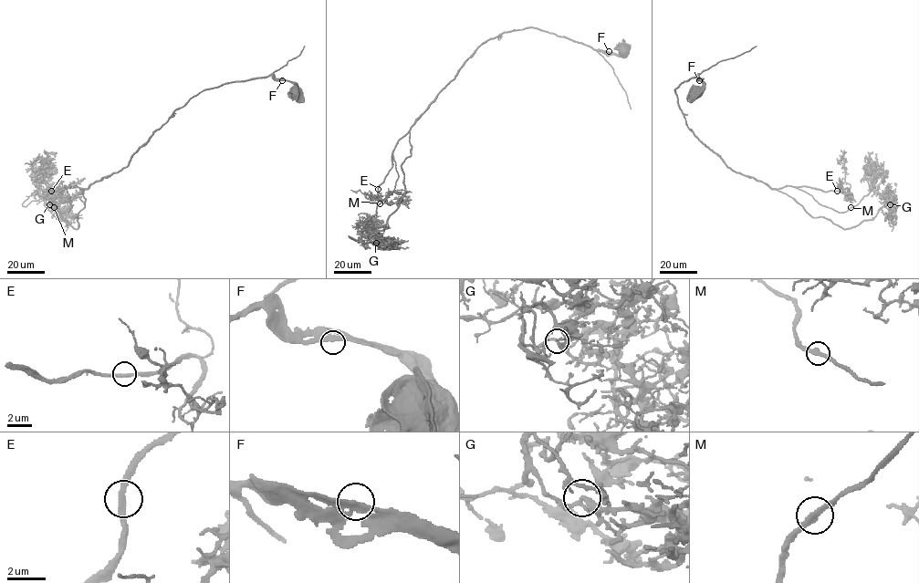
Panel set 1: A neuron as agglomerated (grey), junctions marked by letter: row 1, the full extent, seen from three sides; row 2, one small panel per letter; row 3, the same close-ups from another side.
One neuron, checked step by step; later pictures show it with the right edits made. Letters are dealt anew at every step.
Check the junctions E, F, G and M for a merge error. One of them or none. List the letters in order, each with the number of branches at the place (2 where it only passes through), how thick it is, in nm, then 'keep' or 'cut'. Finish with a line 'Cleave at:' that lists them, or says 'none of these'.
E: 2 branches meet; 280 nm thick; keep
F: 2 branches meet; 280 nm thick; keep
G: 2 branches meet; 280 nm thick; keep
M: 2 branches meet; 300 nm thick; keep
Cleave at: none of these

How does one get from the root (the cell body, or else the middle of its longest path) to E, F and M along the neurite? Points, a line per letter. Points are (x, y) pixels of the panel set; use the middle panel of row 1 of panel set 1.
E: (623, 51), (620, 55), (594, 50), (532, 27), (487, 39), (398, 140), (392, 168), (378, 189)
F: (623, 51), (621, 55), (609, 51)
M: (623, 51), (620, 55), (594, 50), (532, 27), (487, 39), (398, 140), (392, 152), (398, 177), (380, 203)

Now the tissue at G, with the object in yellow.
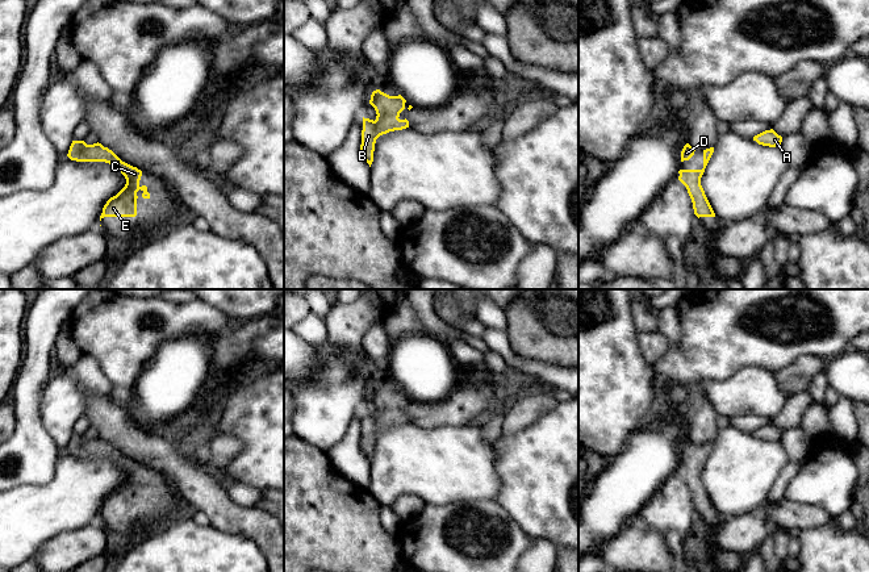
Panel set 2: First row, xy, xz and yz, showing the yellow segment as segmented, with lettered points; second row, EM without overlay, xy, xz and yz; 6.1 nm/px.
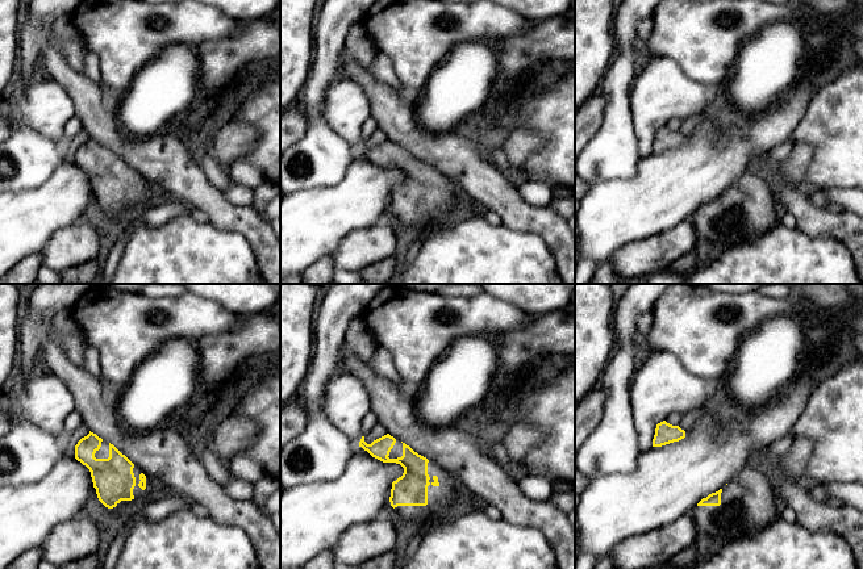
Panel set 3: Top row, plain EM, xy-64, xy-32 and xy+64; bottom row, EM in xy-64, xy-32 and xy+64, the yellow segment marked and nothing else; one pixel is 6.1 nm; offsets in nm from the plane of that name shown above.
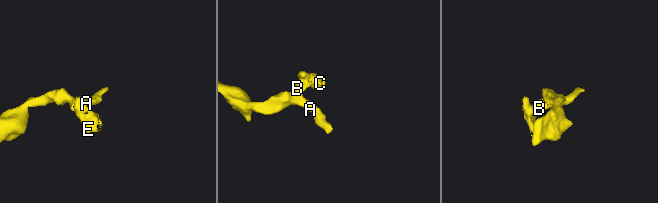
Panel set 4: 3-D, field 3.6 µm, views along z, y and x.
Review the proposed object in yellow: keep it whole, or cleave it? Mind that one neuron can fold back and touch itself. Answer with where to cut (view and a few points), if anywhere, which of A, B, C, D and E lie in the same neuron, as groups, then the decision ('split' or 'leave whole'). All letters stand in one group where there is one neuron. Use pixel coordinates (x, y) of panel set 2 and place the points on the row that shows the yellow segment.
cut none; groups A B C D E; leave whole

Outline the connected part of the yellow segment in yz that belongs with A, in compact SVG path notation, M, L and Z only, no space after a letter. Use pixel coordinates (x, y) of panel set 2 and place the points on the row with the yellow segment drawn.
M770 129L755 135L753 141L763 146L776 147L781 146L782 137L778 135L773 129Z

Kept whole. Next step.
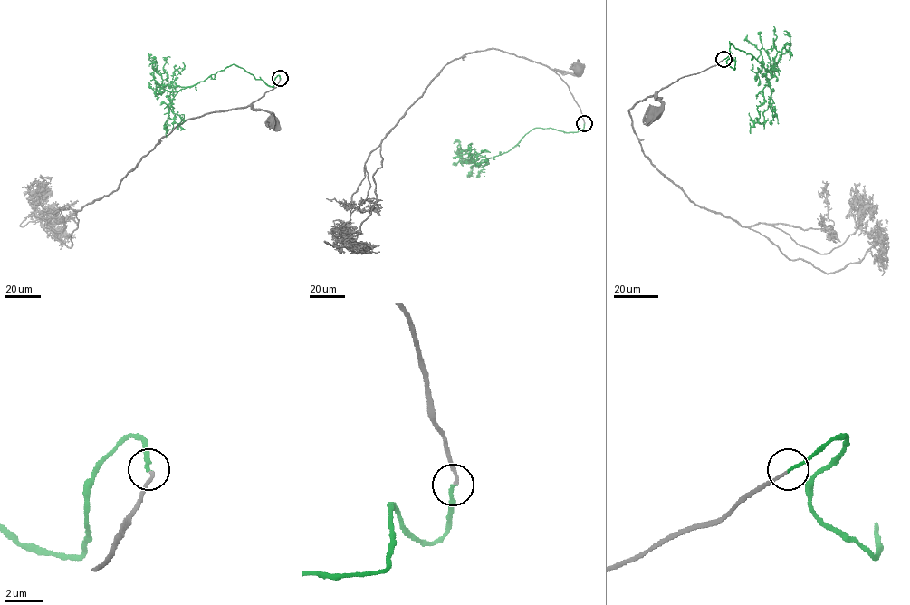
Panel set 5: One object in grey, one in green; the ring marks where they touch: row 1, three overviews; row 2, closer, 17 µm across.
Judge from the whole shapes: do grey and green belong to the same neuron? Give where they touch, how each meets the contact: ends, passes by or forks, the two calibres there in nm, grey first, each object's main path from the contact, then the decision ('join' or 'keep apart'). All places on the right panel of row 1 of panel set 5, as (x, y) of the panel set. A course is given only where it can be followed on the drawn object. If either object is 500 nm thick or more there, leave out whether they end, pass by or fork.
at (723, 59); grey ends there; green ends there; 140 nm thick on the grey side, 160 nm on the other; grey runs (723, 59), (662, 88), (655, 95), (661, 103), (660, 110), (656, 112); green runs (723, 59), (731, 55), (727, 63), (734, 69), (729, 42), (767, 70), (770, 103), (764, 121), (750, 133); join

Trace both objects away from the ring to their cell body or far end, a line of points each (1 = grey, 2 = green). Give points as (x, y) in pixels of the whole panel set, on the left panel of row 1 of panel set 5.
1: (280, 79), (272, 90), (250, 105), (269, 112), (273, 120)
2: (280, 79), (278, 75), (273, 85), (269, 86), (232, 64), (182, 89), (168, 104), (166, 137)

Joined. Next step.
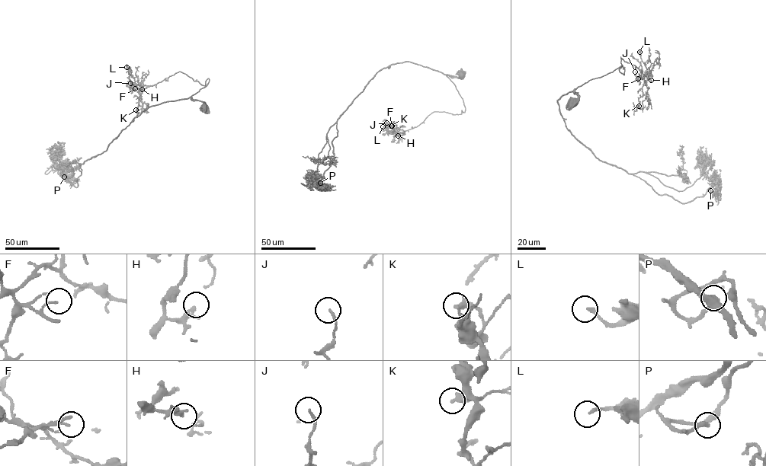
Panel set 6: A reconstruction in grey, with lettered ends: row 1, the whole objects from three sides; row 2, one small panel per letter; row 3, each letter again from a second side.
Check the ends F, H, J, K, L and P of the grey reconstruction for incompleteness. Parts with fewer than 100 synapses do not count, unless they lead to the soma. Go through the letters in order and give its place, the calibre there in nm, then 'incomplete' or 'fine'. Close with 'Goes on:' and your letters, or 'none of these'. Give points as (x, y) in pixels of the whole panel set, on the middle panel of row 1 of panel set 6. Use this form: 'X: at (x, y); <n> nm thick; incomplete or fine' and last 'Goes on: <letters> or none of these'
F: at (391, 126); 90 nm thick; fine
H: at (398, 135); 180 nm thick; fine
J: at (386, 122); 110 nm thick; fine
K: at (392, 126); 360 nm thick; fine
L: at (382, 126); 150 nm thick; fine
P: at (320, 183); 200 nm thick; incomplete
Goes on: P

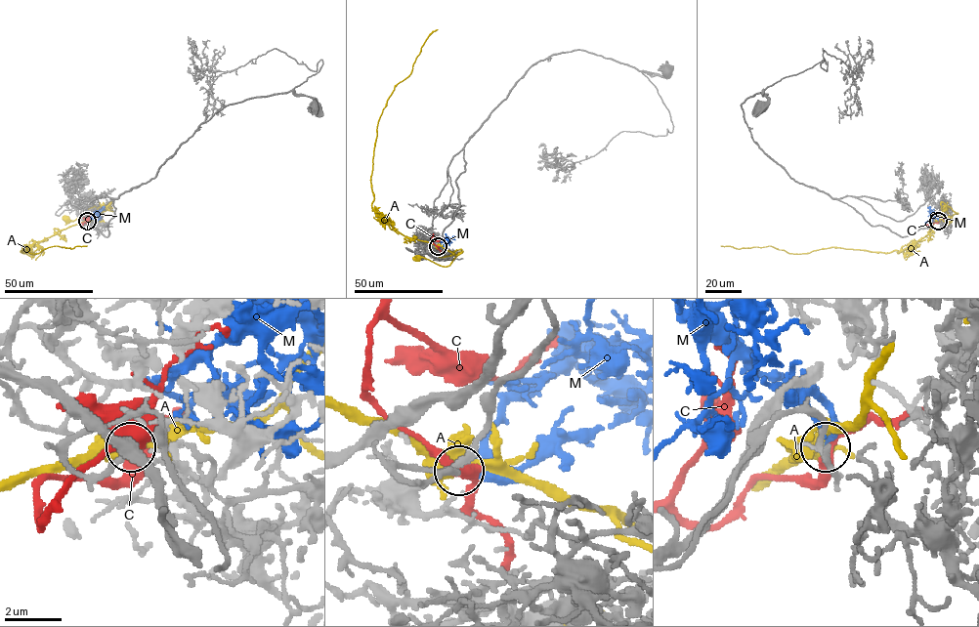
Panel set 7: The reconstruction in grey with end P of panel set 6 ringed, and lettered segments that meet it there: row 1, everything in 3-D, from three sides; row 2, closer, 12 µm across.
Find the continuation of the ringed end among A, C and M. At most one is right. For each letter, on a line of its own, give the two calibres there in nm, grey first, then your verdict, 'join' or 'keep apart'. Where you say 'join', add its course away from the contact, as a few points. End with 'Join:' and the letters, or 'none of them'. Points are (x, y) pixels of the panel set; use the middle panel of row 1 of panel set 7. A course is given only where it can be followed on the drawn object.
A: calibres 260 and 480 nm; keep apart
C: calibres 240 and 420 nm; keep apart
M: calibres 200 and 200 nm; join; course (438, 247), (454, 236)
Join: M

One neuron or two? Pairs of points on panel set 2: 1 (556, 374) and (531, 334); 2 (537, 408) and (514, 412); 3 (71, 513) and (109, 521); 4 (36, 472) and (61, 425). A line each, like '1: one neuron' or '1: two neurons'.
1: two neurons
2: one neuron
3: two neurons
4: two neurons

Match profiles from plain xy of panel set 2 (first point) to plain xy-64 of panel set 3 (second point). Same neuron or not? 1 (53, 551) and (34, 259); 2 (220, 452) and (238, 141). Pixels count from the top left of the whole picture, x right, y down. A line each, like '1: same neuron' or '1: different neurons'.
1: different neurons
2: same neuron

